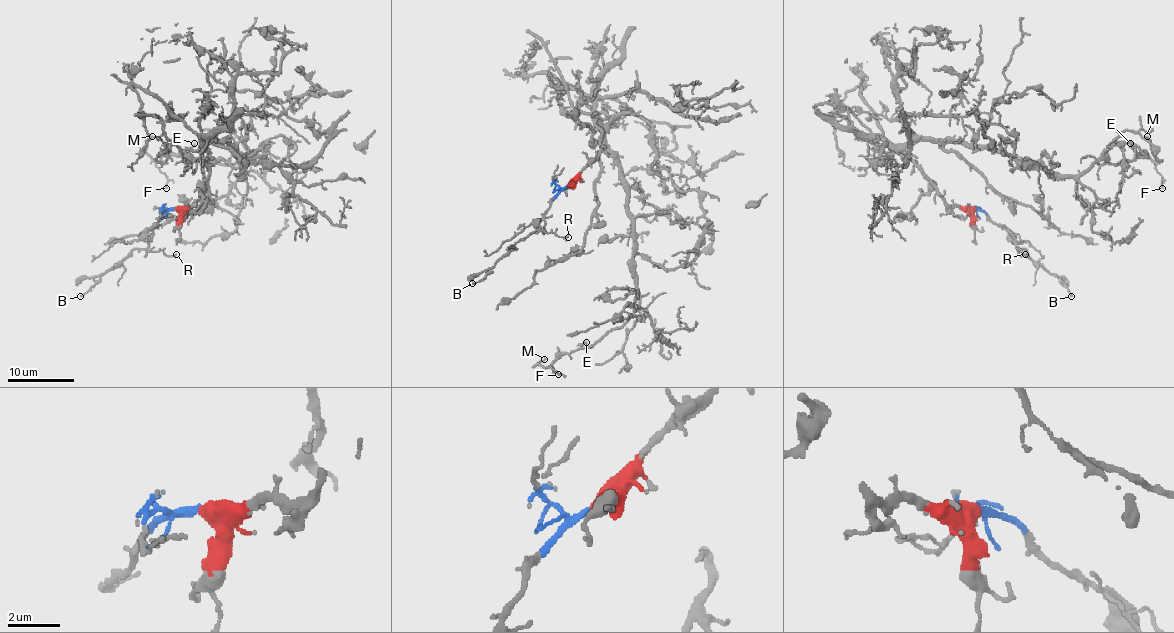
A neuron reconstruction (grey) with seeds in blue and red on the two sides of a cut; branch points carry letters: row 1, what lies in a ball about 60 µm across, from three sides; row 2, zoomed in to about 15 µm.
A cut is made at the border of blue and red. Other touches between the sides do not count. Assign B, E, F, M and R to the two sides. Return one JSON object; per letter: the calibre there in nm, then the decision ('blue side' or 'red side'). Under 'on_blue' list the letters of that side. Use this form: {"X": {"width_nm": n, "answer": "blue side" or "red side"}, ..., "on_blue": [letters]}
{"B": {"width_nm": 110, "answer": "blue side"}, "E": {"width_nm": 140, "answer": "red side"}, "F": {"width_nm": 100, "answer": "red side"}, "M": {"width_nm": 110, "answer": "red side"}, "R": {"width_nm": 140, "answer": "blue side"}, "on_blue": ["B", "R"]}

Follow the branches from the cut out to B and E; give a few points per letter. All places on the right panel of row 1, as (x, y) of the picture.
B: (974, 208), (979, 208), (1008, 231), (1018, 248), (1024, 250), (1056, 276), (1071, 297)
E: (974, 208), (949, 206), (904, 150), (972, 143), (1083, 175), (1131, 161), (1129, 143)

